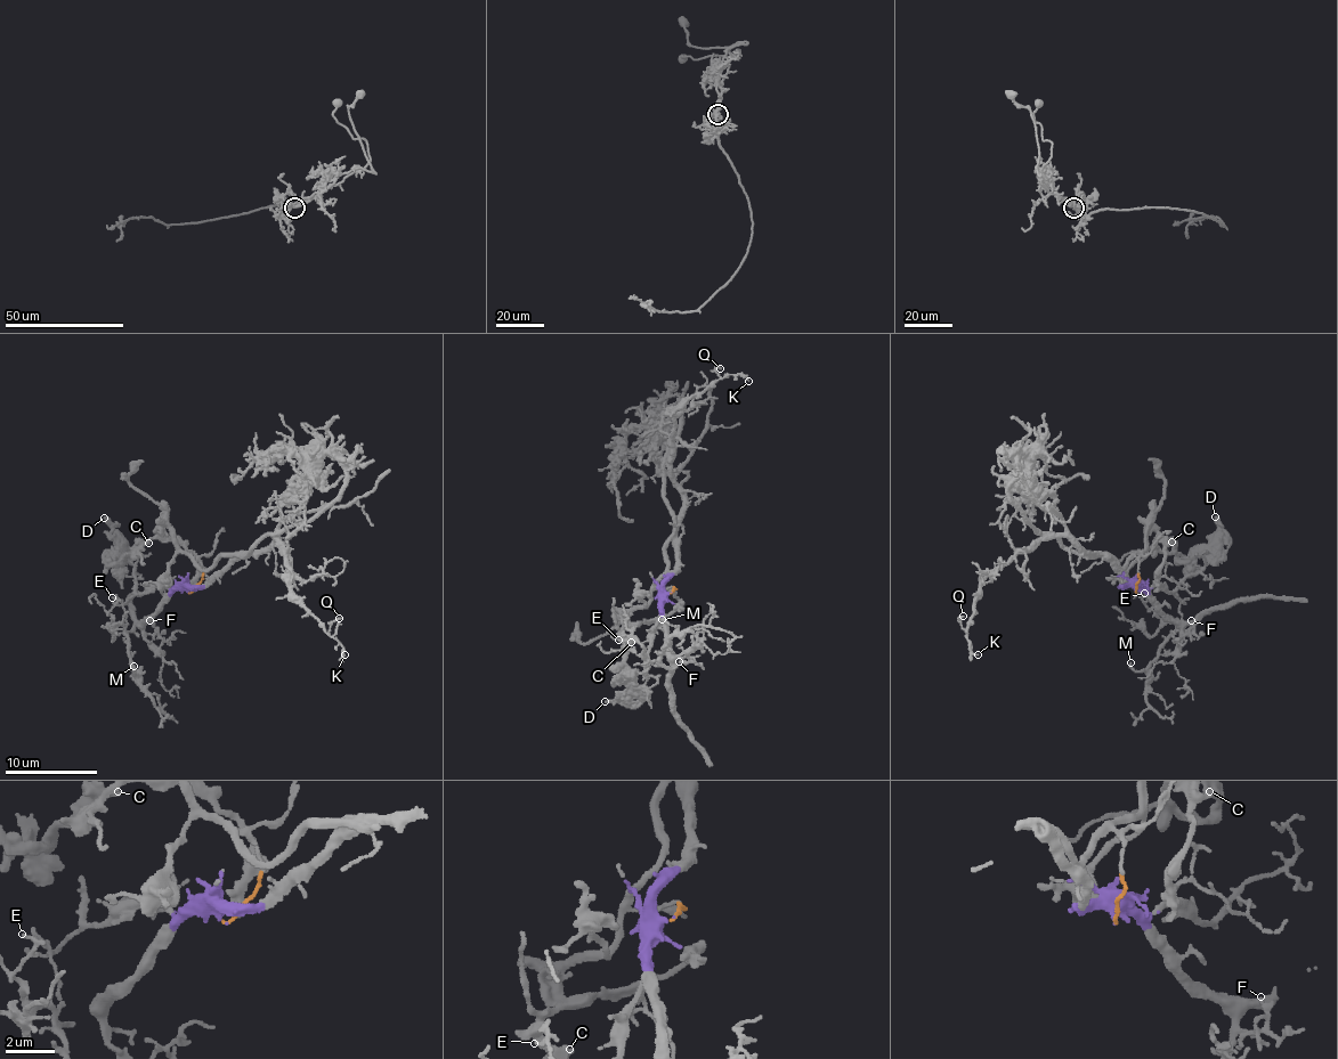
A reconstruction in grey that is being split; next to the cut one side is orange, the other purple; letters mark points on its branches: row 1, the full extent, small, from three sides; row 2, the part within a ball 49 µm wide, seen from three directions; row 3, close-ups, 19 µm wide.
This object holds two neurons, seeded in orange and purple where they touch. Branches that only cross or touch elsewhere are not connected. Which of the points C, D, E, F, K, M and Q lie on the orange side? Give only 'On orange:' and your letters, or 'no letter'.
On orange: C, D

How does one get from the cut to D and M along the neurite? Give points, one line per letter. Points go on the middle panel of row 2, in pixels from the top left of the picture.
D: (670, 593), (674, 589), (650, 593), (633, 611), (621, 637), (629, 675), (619, 699), (603, 701)
M: (670, 593), (662, 609), (671, 669), (661, 660), (674, 629), (662, 620)

